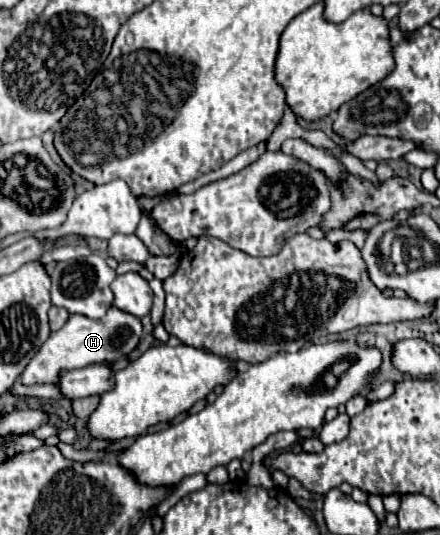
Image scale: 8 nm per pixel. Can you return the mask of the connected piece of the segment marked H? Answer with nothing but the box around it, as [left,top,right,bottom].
[19,307,141,385]

